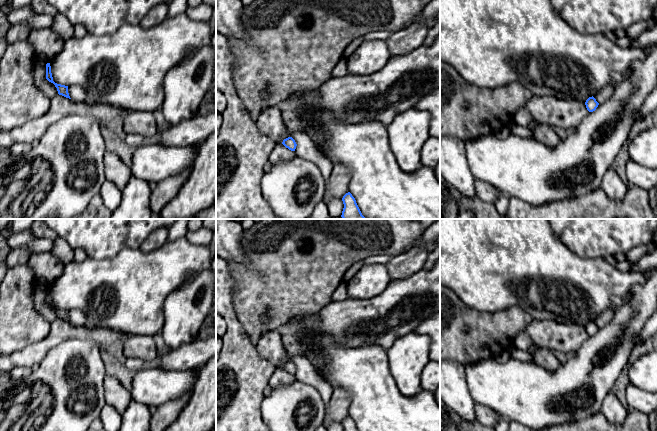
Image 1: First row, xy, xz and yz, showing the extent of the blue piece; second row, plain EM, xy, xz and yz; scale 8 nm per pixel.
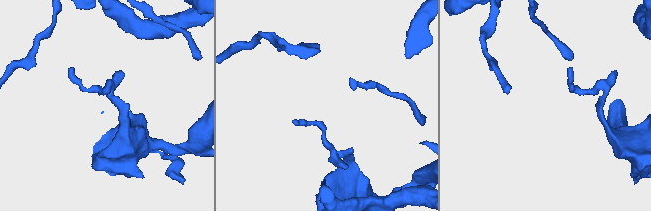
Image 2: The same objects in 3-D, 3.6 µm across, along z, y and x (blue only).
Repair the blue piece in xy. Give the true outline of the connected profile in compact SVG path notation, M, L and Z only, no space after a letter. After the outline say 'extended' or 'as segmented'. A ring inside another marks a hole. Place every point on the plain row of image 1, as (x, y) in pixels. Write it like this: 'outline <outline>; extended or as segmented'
outline M50 287L46 288L46 303L55 309L59 319L71 323L68 317L68 310L57 308L53 305Z; as segmented

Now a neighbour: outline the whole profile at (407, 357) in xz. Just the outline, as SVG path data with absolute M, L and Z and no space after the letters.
M410 332L398 338L388 349L388 367L400 392L416 395L422 388L420 376L430 362L431 339L427 335Z

